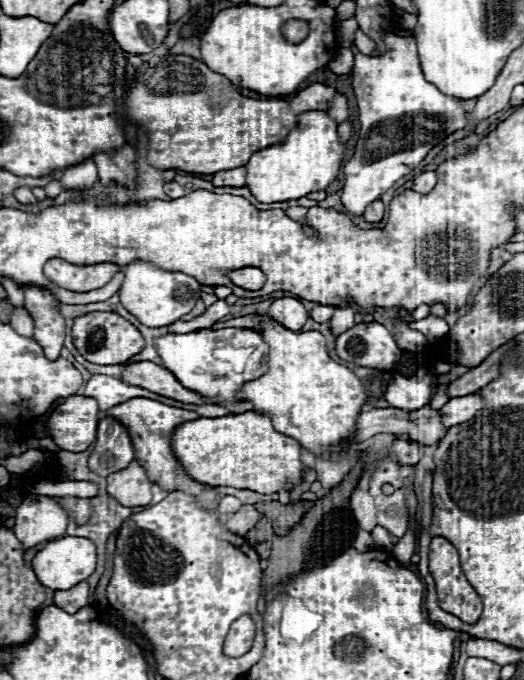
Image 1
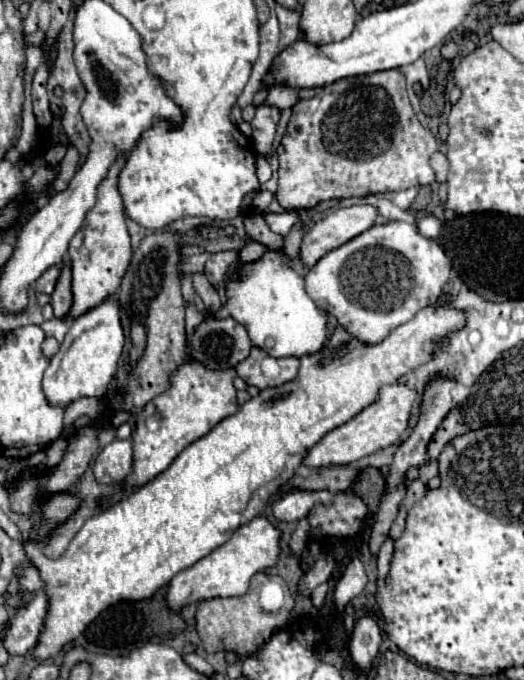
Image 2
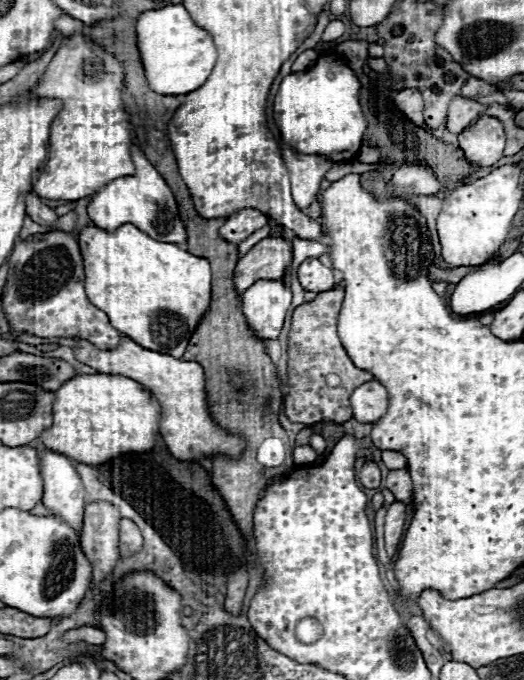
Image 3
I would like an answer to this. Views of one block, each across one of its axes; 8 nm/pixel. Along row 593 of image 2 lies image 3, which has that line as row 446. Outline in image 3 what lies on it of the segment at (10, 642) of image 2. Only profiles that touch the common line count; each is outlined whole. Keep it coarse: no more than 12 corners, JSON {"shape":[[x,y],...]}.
{"shape":[[42,452],[44,506],[78,536],[84,486],[62,454]]}

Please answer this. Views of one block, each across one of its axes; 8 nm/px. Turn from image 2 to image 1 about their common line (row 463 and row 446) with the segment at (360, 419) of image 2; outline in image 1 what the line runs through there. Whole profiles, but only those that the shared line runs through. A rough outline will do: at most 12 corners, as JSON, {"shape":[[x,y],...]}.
{"shape":[[268,320],[240,398],[314,456],[352,450],[364,382],[316,330]]}

